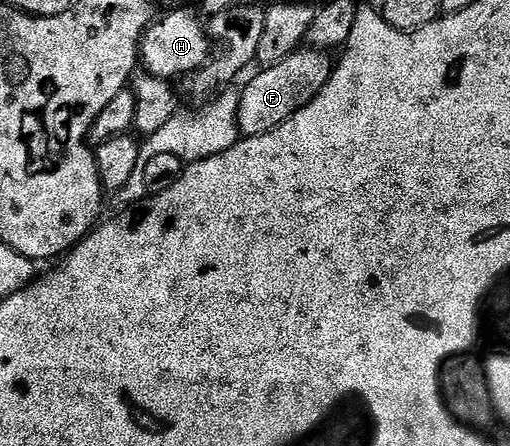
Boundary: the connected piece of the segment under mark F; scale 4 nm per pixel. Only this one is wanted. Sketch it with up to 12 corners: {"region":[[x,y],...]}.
{"region":[[302,46],[240,89],[242,137],[275,130],[329,84],[335,60]]}

